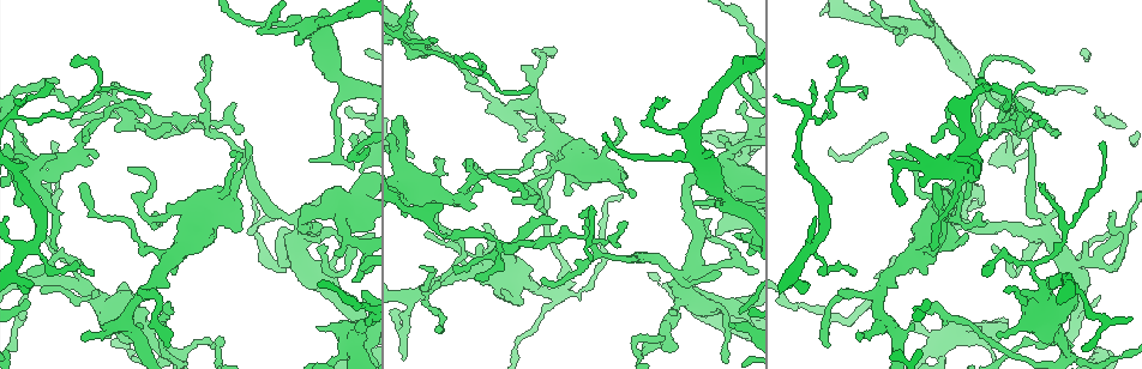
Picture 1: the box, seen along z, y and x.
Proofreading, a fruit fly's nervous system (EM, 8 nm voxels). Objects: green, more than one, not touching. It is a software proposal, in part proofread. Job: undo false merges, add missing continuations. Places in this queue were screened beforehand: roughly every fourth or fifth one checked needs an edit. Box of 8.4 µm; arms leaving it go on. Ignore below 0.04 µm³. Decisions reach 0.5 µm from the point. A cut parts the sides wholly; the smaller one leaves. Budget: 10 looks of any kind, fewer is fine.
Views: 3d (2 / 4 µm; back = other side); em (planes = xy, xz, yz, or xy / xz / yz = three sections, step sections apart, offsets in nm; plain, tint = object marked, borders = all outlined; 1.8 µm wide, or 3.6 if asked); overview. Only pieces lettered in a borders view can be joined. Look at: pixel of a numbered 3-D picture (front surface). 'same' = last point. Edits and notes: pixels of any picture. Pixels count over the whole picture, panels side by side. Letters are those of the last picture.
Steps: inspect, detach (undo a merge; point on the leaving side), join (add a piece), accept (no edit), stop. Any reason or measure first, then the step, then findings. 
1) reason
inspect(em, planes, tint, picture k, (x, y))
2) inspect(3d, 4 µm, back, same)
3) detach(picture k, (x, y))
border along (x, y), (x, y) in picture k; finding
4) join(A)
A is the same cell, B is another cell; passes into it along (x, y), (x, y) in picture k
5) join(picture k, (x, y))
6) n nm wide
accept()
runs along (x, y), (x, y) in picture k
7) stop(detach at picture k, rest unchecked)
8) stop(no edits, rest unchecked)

calibre changes
inspect(3d, 4 µm, picture 1, (696, 152))

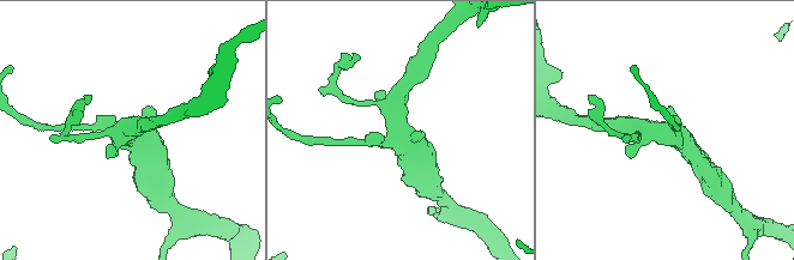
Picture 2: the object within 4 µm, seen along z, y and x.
shape alone is not enough
inspect(em, 3.6 µm, planes, borders, picture 2, (402, 132))

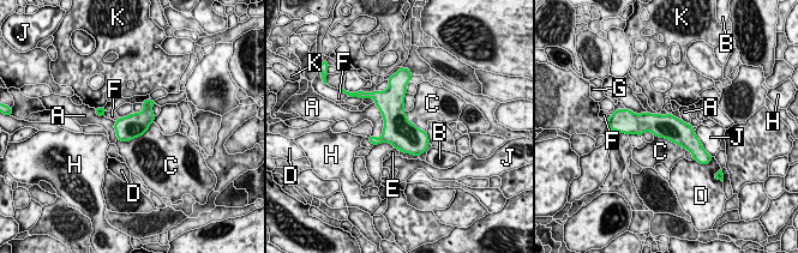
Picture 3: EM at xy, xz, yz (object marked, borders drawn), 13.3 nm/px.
C touches over 550 nm
accept()
A, B, C, D, E, F, G, H, J and K are other cells; all the same neuron

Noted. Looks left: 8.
abrupt turn
inspect(3d, 4 µm, picture 1, (495, 239))

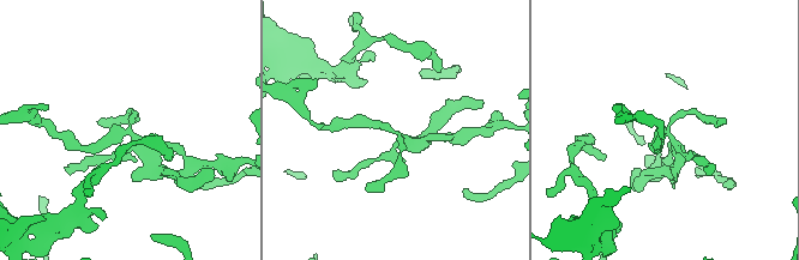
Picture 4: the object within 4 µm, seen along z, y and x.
inspect(em, planes, tint, picture 4, (125, 136))

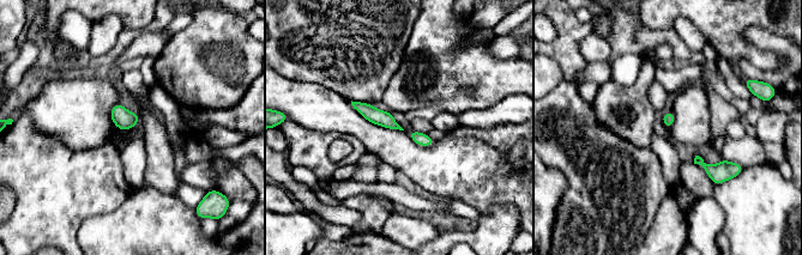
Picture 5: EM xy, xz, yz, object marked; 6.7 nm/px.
inspect(em, planes, borders, same)

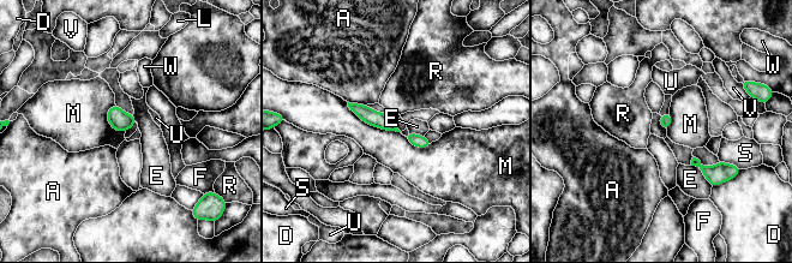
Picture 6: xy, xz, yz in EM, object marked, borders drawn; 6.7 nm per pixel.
80 nm wide
accept()
A, D, E, F, L, M, R, S, U, V and W are other cells; border along (347, 102), (364, 121), (400, 132) in picture 6; one neuron here

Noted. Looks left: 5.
four-way junction
inspect(3d, 2 µm, picture 1, (30, 162))

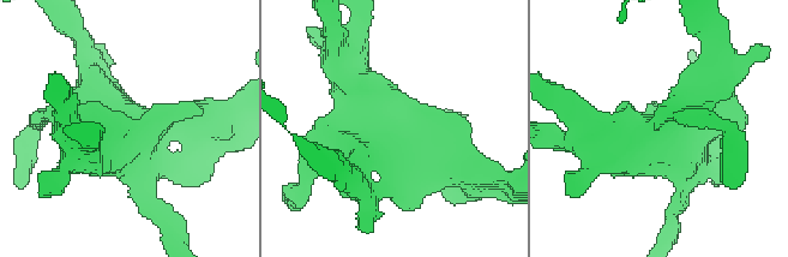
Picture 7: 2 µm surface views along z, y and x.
inspect(em, xz, step 16, tint, picture 7, (392, 149))

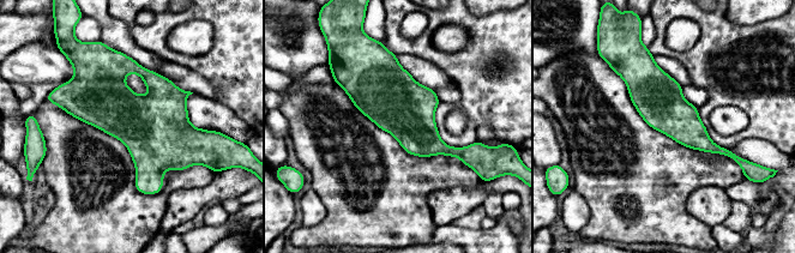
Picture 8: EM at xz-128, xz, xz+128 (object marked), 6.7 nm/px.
another direction
inspect(em, planes, borders, same)

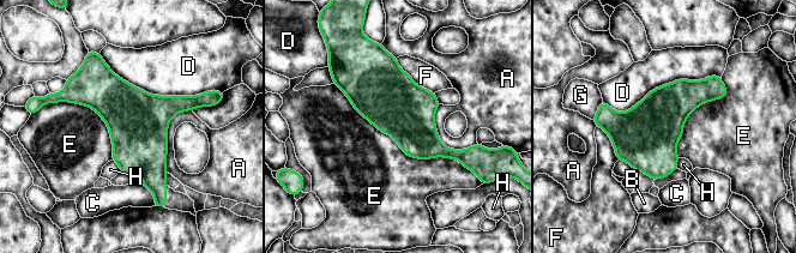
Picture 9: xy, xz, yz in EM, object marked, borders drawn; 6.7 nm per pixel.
accept()
A, B, C, D, E, F, G and H are other cells; one neuron here

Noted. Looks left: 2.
stops while still wide
inspect(em, xy, step 4, tint, picture 1, (1076, 304))

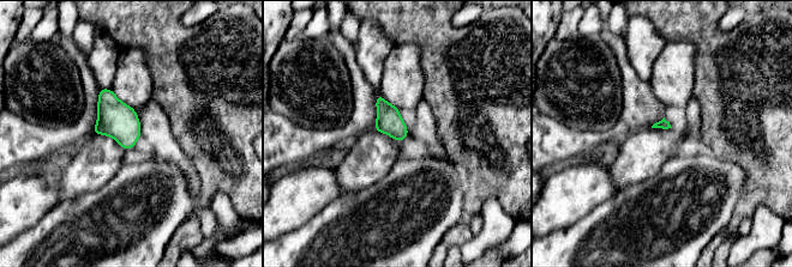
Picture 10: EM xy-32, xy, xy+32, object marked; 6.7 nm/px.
inspect(em, planes, borders, same)

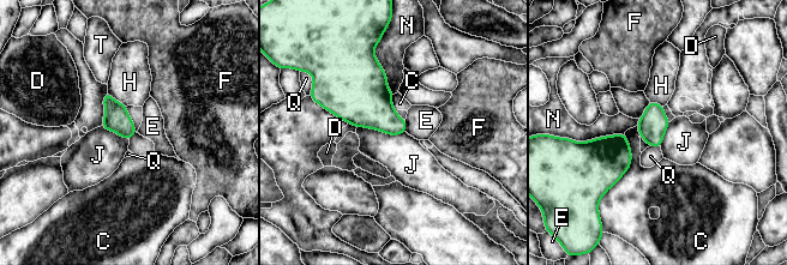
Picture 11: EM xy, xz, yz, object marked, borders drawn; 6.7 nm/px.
C touches over 420 nm
accept()
C, D, E, F, H, J, N, Q and T are other cells; no lettered piece goes on from it

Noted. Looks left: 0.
stop(no edits, rest unchecked)

